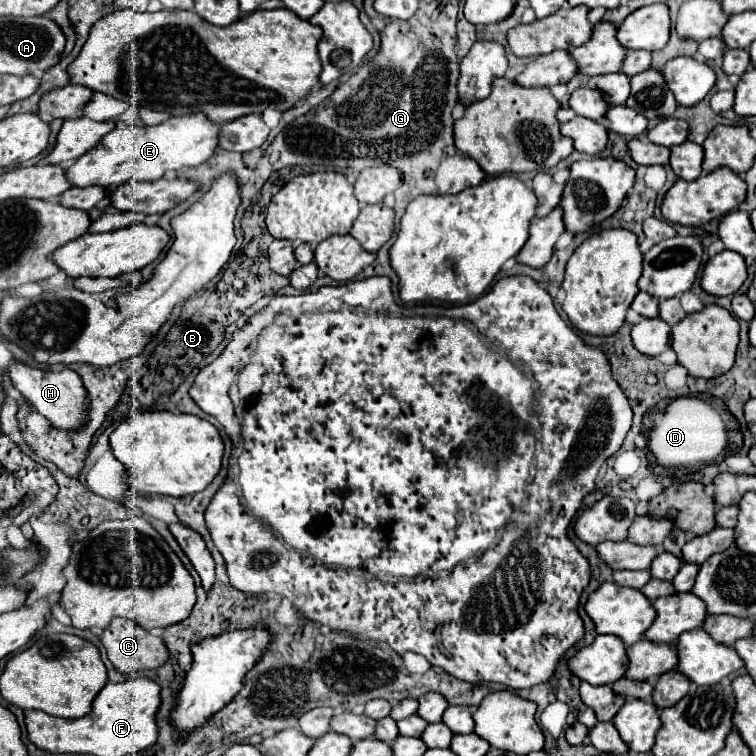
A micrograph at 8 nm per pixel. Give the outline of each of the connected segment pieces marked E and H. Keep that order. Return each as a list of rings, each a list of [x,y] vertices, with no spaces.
[[[202,111],[184,117],[170,117],[156,127],[130,125],[116,128],[108,133],[108,137],[104,137],[100,145],[96,145],[96,149],[92,149],[92,153],[86,153],[72,167],[68,167],[66,177],[76,187],[100,185],[112,189],[128,181],[150,183],[158,181],[156,179],[183,179],[176,176],[176,171],[182,167],[196,167],[208,161],[218,147],[218,135],[220,127],[212,123]]]
[[[12,359],[8,367],[8,375],[14,387],[24,395],[24,399],[54,427],[70,431],[76,429],[80,421],[84,421],[84,385],[80,385],[80,377],[72,369],[64,367],[60,371],[44,371]]]

